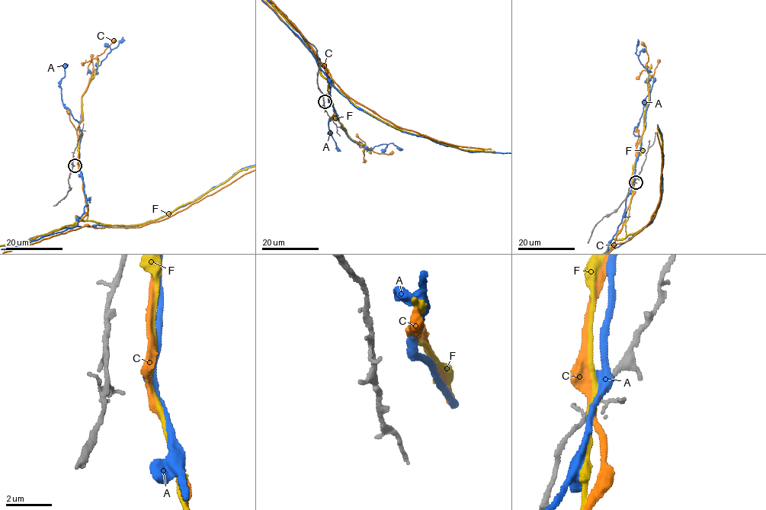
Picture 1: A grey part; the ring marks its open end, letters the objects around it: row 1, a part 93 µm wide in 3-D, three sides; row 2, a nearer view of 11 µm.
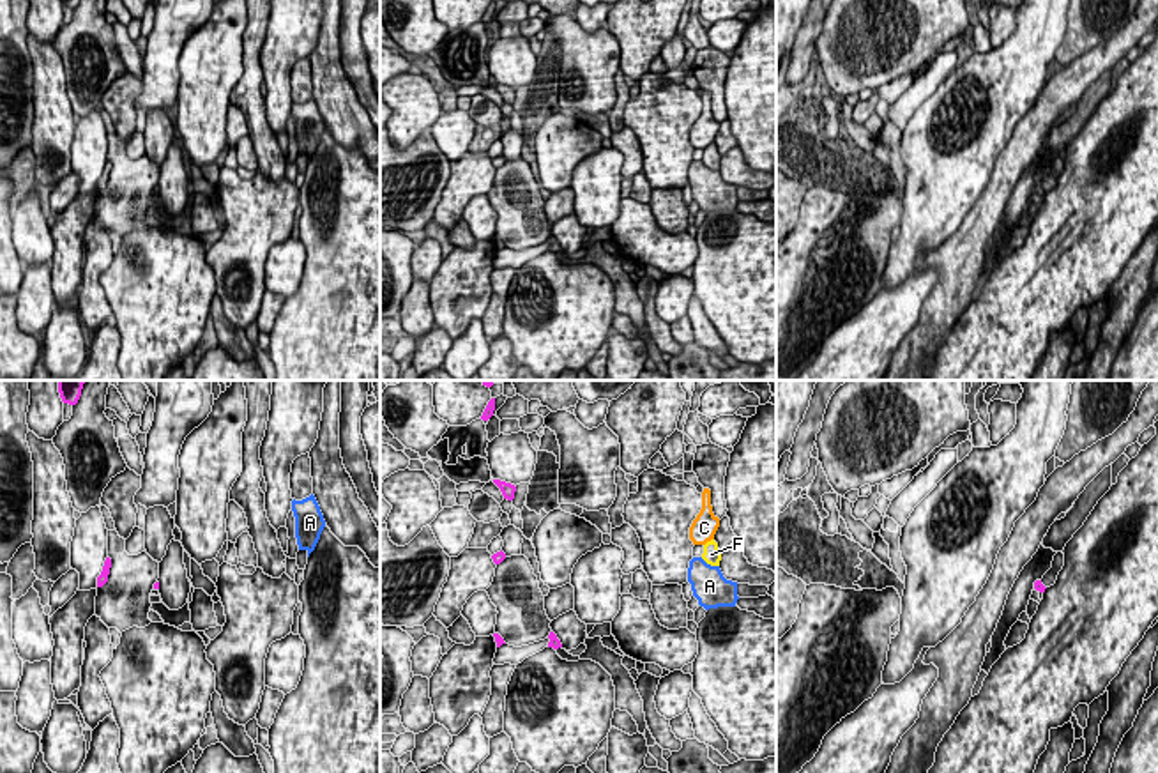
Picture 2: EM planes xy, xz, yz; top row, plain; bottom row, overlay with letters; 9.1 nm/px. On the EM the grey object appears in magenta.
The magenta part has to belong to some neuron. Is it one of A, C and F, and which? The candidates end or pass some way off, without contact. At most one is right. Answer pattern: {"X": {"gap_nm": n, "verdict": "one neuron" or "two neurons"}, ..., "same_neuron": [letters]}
{"A": {"gap_nm": 1300, "verdict": "two neurons"}, "C": {"gap_nm": 1500, "verdict": "two neurons"}, "F": {"gap_nm": 1500, "verdict": "two neurons"}, "same_neuron": []}

